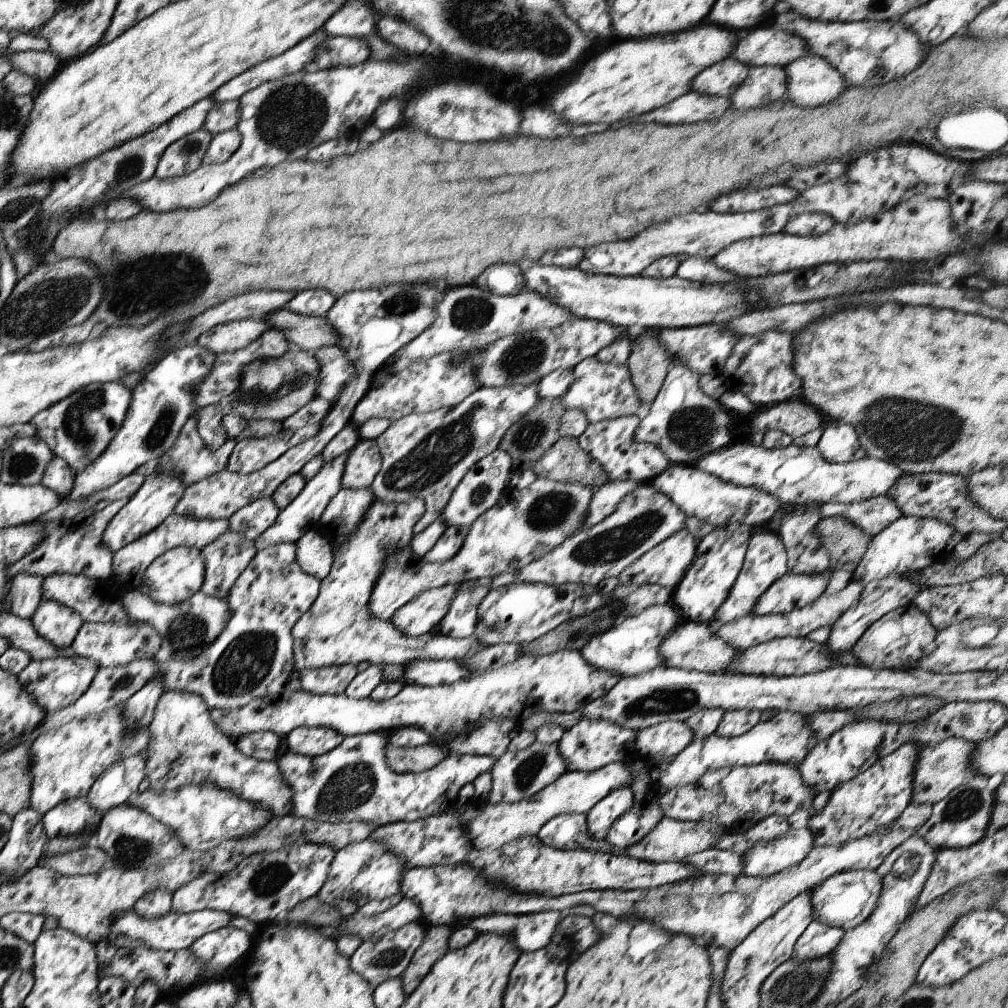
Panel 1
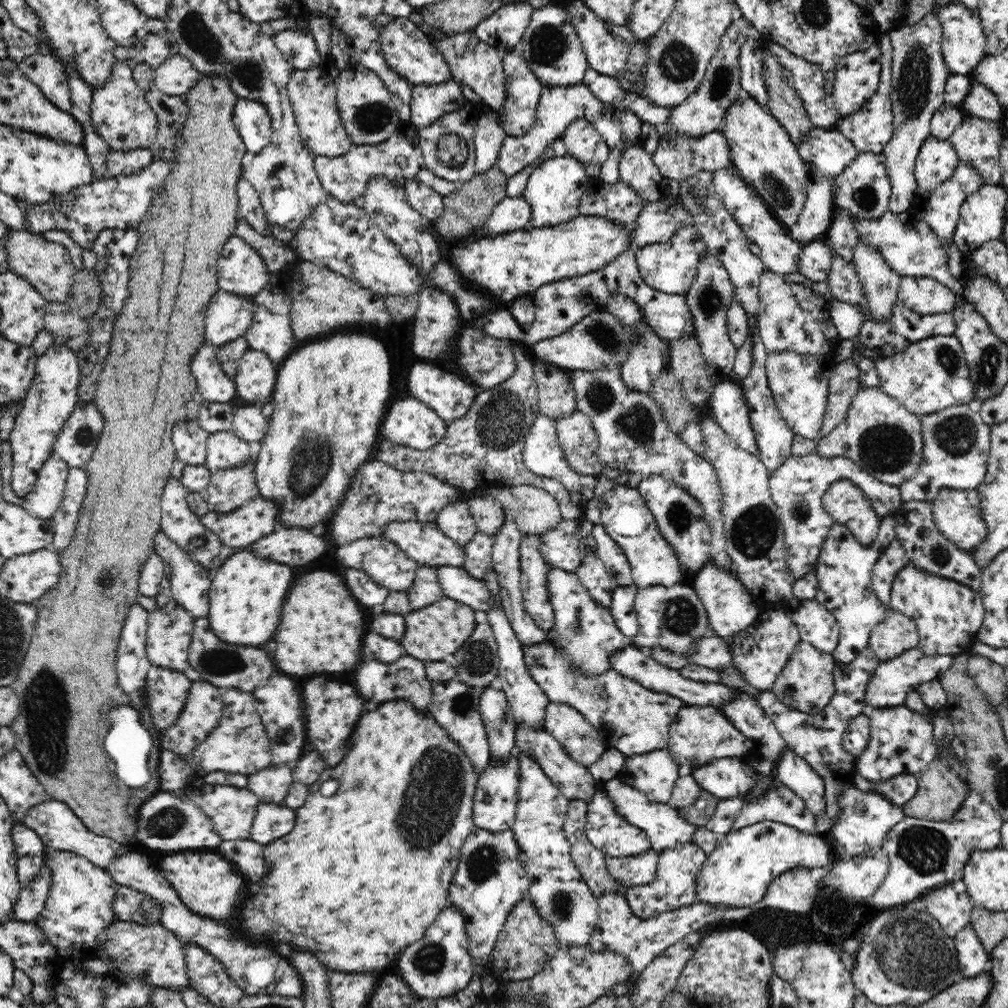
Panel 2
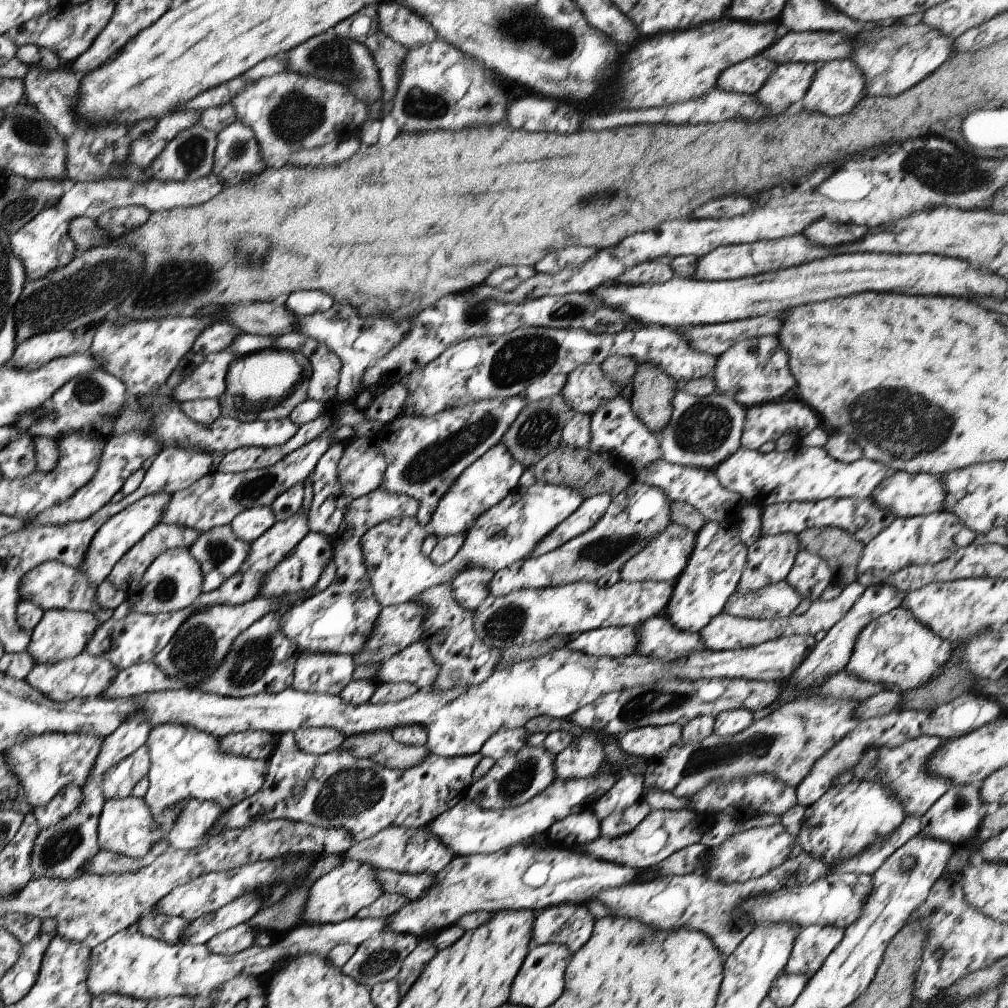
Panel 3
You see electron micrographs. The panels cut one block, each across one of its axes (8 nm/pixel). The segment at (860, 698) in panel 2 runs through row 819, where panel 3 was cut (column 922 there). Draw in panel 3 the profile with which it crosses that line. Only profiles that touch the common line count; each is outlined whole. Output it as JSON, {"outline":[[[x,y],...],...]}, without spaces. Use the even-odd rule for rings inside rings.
{"outline":[[[980,782],[950,786],[929,808],[925,814],[919,817],[919,835],[929,838],[937,838],[953,844],[955,847],[960,843],[975,837],[975,832],[981,824],[979,808],[983,802],[979,798]]]}

